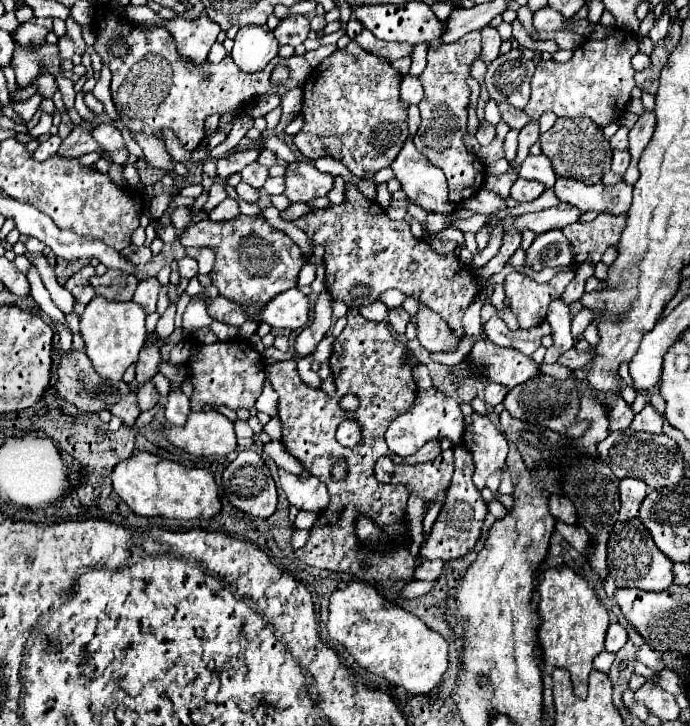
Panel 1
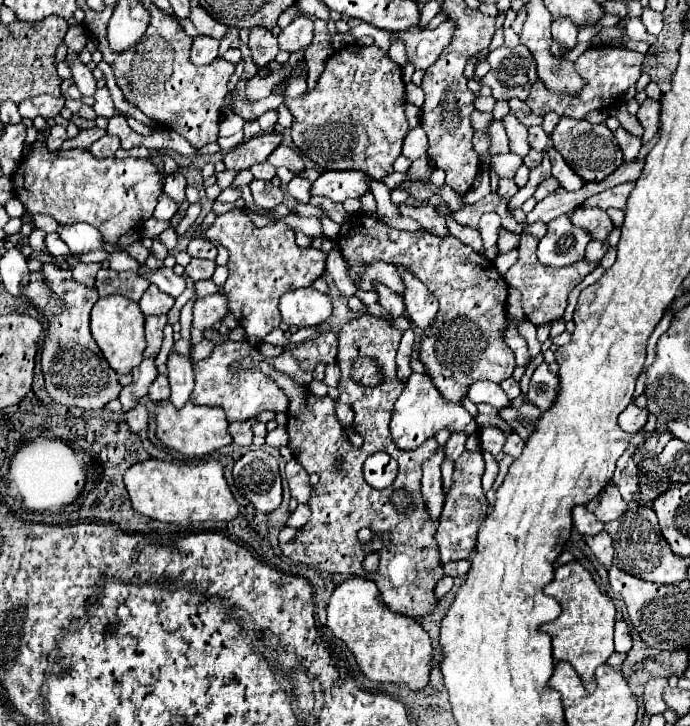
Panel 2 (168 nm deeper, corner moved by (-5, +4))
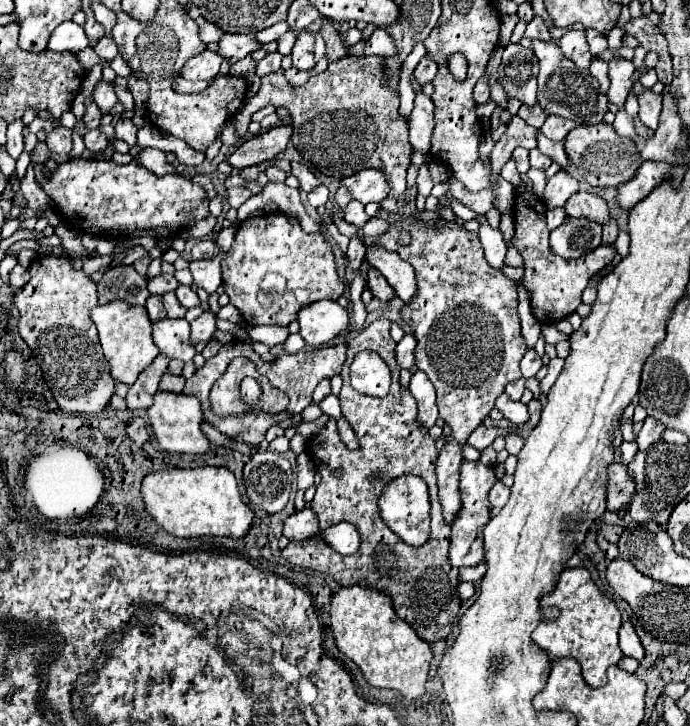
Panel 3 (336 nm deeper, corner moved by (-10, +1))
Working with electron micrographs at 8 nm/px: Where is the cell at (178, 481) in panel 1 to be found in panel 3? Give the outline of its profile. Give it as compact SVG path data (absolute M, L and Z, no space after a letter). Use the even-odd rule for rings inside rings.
M226 467L164 469L148 473L142 481L142 499L152 519L176 537L244 537L254 519L252 509L240 497L234 473Z

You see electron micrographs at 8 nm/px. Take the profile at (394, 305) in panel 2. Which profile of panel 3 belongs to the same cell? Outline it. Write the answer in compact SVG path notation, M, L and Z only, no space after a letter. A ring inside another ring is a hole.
M370 267L368 271L368 289L372 291L372 295L376 299L380 299L382 303L388 303L394 295L394 289L390 287L390 283L386 281L386 277L382 273L378 273L374 267Z

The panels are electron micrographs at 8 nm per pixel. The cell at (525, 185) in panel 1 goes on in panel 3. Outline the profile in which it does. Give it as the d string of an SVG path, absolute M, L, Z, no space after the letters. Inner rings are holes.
M556 173L552 179L548 179L542 201L546 205L546 209L556 209L556 207L564 207L566 199L570 195L574 195L578 191L578 181L574 177L570 177L568 173Z

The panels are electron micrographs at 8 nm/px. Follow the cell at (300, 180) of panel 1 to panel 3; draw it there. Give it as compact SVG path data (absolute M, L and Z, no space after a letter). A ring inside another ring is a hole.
M364 169L352 177L346 177L340 181L342 187L346 187L352 195L352 199L360 201L360 203L380 203L386 193L390 191L390 187L386 185L386 177L382 171L378 169Z

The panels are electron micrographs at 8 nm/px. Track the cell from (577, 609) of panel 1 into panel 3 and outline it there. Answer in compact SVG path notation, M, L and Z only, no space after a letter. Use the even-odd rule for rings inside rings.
M584 567L566 569L556 589L542 597L542 607L554 605L560 609L560 617L552 623L542 623L534 629L532 639L554 659L572 657L582 665L582 677L590 687L606 685L606 669L616 665L622 659L618 647L618 629L620 629L620 611L606 595L600 593L590 573Z

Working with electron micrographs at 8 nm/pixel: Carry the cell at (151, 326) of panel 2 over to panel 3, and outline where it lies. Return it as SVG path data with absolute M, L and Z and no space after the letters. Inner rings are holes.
M152 295L150 301L146 301L146 309L148 309L148 315L150 315L152 321L158 321L158 319L166 317L166 309L164 309L162 299L158 295Z

